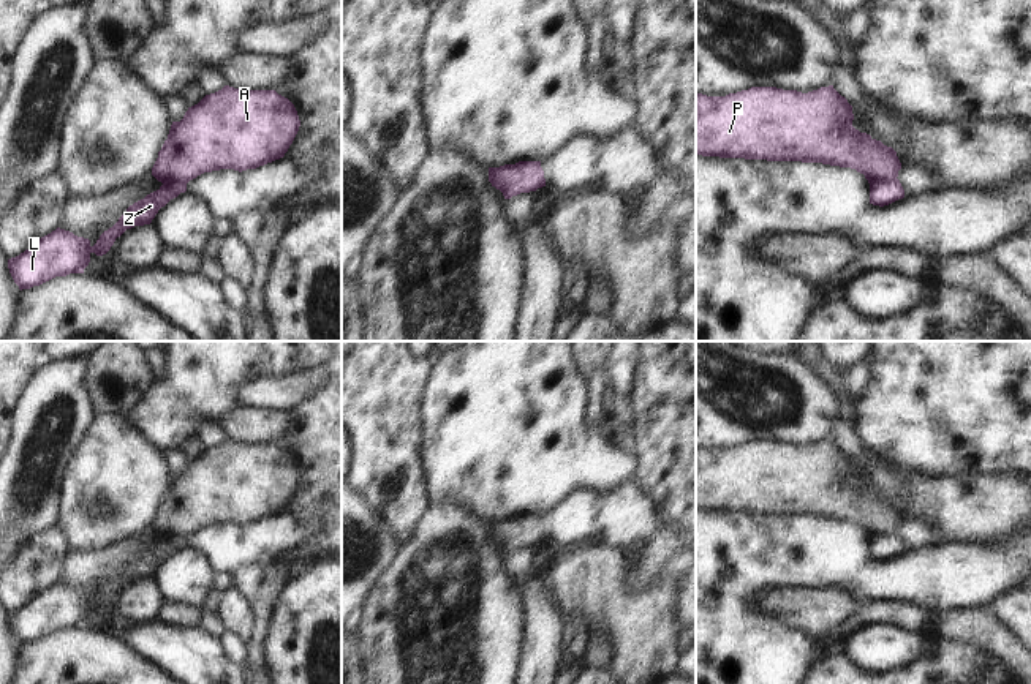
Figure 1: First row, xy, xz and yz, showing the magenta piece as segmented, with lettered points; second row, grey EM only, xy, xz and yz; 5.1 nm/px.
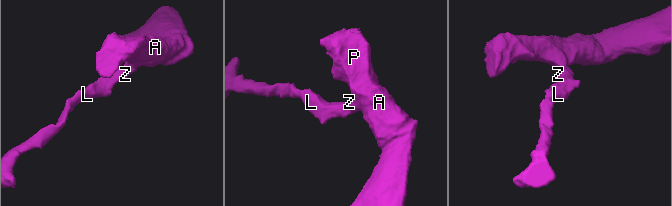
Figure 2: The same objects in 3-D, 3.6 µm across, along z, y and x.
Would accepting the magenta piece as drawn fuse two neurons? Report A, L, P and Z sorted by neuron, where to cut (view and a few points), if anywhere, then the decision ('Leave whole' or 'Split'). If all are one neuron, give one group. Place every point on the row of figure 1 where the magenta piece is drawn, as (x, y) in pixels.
Groups: A P / L Z. Split along yz (895, 177), (870, 185). Split.

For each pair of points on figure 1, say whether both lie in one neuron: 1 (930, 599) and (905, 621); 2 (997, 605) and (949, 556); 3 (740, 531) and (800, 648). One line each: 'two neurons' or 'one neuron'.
1: two neurons
2: two neurons
3: one neuron

